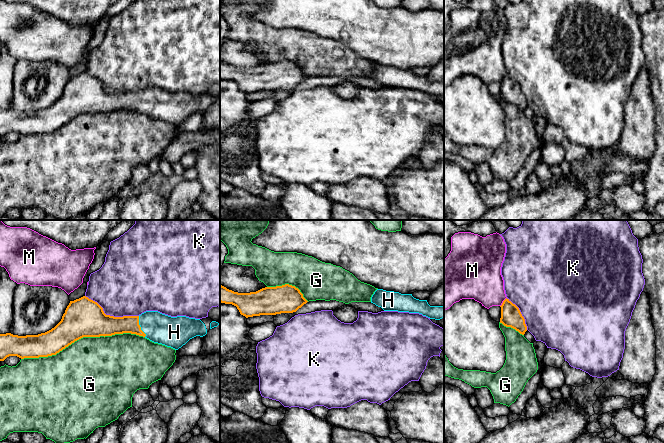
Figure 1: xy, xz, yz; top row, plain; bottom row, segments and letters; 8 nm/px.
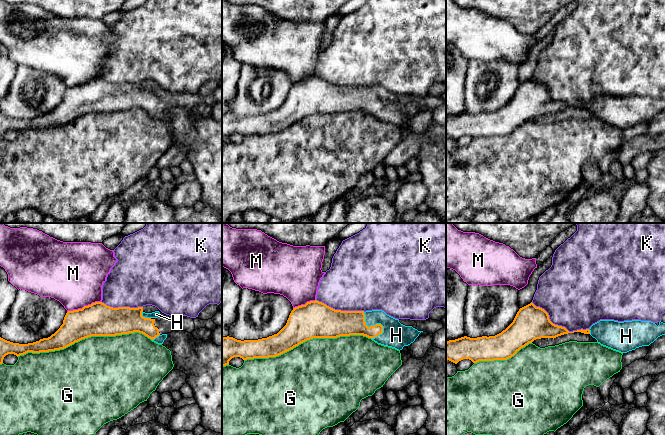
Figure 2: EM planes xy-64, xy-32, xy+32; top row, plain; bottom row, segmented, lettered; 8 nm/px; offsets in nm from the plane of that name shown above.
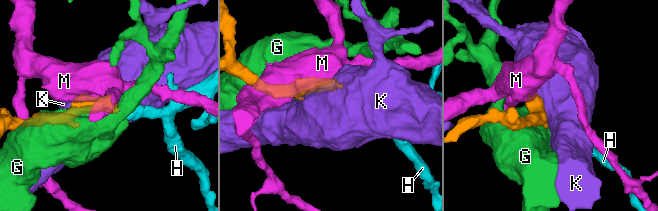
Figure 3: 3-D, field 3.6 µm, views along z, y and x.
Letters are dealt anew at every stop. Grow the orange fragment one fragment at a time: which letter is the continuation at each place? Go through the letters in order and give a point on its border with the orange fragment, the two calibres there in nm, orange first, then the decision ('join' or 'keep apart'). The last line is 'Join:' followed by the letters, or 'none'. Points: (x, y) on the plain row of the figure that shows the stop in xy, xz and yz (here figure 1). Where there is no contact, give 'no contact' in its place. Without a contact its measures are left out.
G: xy (82, 113) | 320/480 nm | keep apart
H: xy (139, 102) | 160/240 nm | join
K: xy (111, 92) | 320/460 nm | keep apart
M: yz (503, 78) | 160/320 nm | keep apart
Join: H

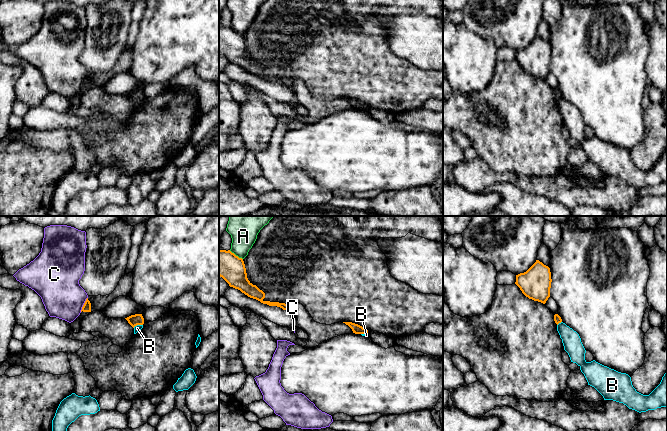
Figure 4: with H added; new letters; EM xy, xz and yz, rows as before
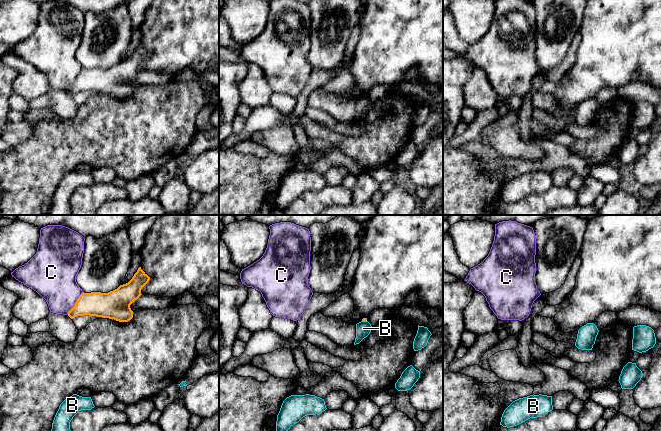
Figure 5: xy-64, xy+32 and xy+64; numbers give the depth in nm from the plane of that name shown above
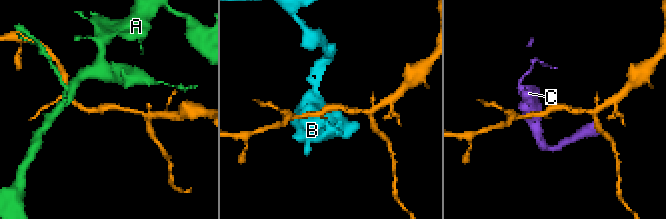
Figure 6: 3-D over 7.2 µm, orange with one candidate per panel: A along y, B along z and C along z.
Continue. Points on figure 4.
A: xz (235, 31) | 220/190 nm | keep apart
B: yz (559, 98) | 60/150 nm | keep apart
C: xy (84, 80) | 70/340 nm | keep apart
Join: none

